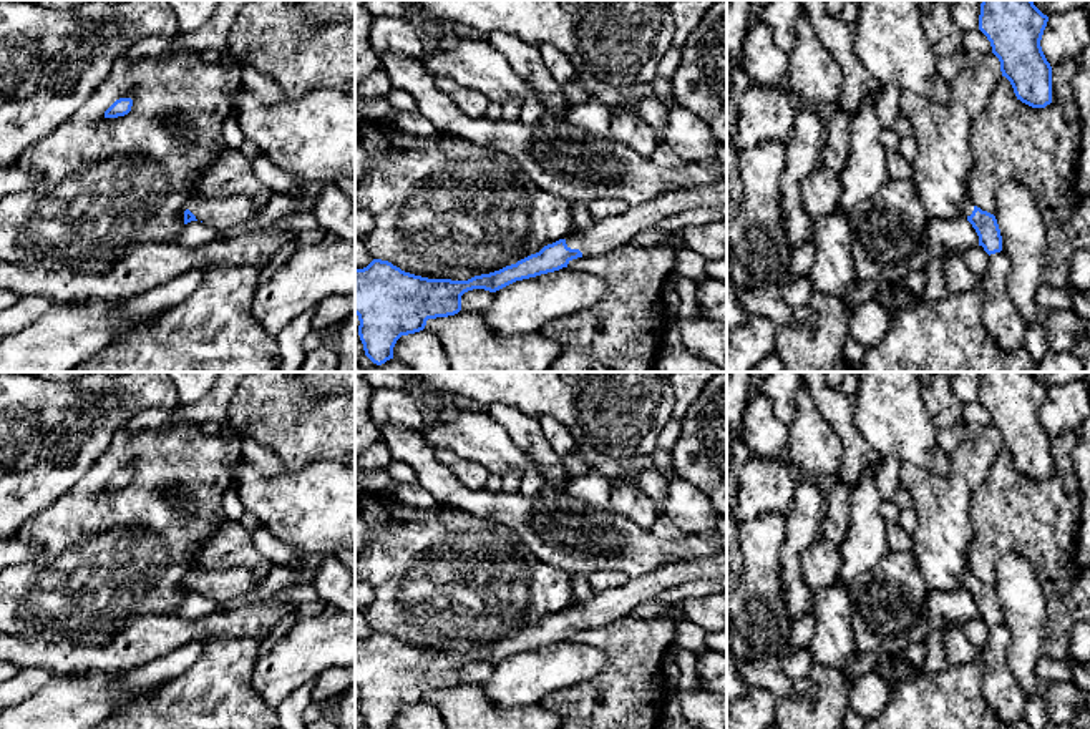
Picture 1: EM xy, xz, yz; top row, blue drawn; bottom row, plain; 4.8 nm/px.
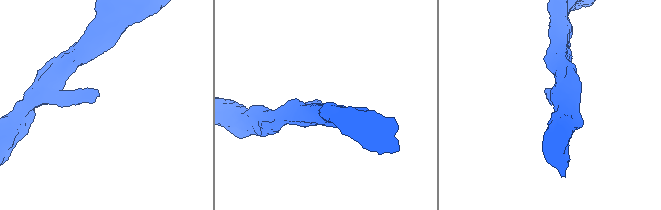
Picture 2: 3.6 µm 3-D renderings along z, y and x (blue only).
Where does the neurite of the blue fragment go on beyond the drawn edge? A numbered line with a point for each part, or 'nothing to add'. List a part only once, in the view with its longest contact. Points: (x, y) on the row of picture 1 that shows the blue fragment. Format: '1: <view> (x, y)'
1: xz (606, 234)

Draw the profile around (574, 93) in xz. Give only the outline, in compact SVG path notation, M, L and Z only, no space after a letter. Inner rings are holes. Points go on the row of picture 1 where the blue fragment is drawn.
M574 76L567 83L561 85L562 90L562 103L569 106L579 106L582 103L592 101L591 93L584 88L584 85Z

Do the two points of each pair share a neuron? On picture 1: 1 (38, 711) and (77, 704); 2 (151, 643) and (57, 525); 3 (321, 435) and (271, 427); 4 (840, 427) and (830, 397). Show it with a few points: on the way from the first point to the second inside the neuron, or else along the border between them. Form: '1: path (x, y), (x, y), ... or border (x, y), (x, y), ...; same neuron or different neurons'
1: path (48, 711), (67, 708); same neuron
2: border (171, 613), (143, 615), (102, 643); different neurons
3: path (309, 427), (282, 427); same neuron
4: path (840, 420), (840, 412), (832, 404); same neuron

